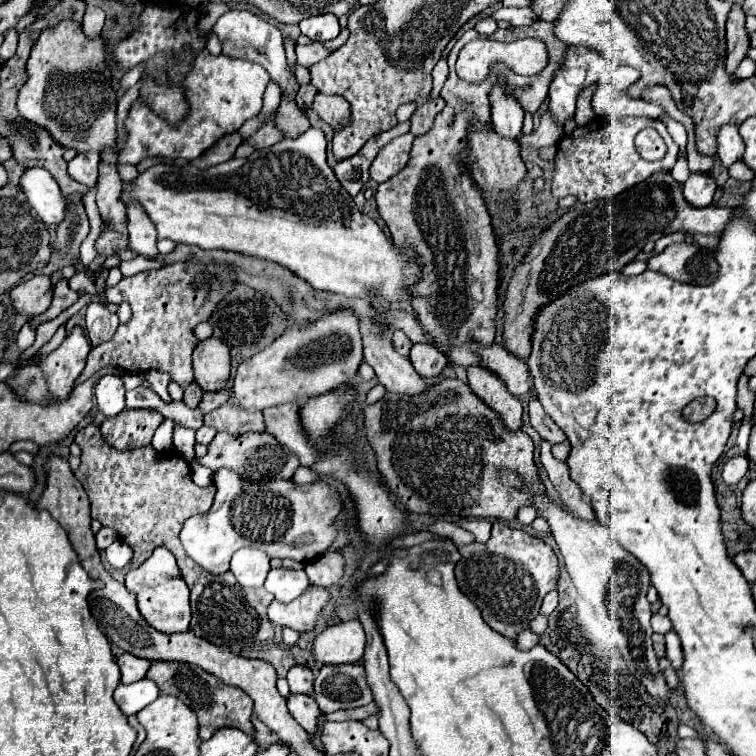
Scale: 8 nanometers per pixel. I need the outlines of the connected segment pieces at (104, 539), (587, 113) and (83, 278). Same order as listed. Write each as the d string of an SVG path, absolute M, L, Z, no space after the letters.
M101 528L101 530L95 534L95 540L97 540L97 548L99 548L99 550L105 550L107 546L111 546L111 544L117 540L117 532L111 530L111 528Z
M593 84L593 86L589 86L589 88L583 88L581 96L577 96L577 112L575 112L577 126L585 126L585 124L595 116L593 108L591 108L591 96L593 96L593 92L597 90L597 86L599 86L599 84Z
M83 266L71 280L69 280L69 288L71 290L85 290L85 292L89 292L89 294L95 294L95 280L89 276L89 272L87 272L87 268Z

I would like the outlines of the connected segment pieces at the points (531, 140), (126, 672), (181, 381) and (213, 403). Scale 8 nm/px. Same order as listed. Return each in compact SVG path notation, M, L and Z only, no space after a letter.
M545 110L541 114L541 126L529 134L529 136L521 136L519 138L519 146L521 152L525 152L527 148L543 148L543 146L553 146L559 142L559 138L563 136L563 126L559 126L553 116L549 116L549 110Z
M121 654L117 658L117 664L121 668L121 682L123 684L133 684L141 678L145 678L151 662L145 660L145 658L139 658L139 656L133 656L133 654Z
M177 262L159 270L147 270L129 278L123 278L117 286L107 290L107 298L113 302L129 300L133 316L127 324L121 324L115 336L95 348L91 348L87 366L77 382L89 380L103 366L119 366L127 372L161 370L171 374L171 380L181 388L193 382L191 352L197 346L193 328L199 322L209 320L217 304L233 290L235 272L227 264L201 264L201 262Z
M227 390L205 392L205 394L203 394L203 400L201 400L201 404L199 404L199 408L203 410L203 414L207 414L207 412L211 412L211 410L223 406L225 402L229 402L229 398L231 398L231 394L229 394Z

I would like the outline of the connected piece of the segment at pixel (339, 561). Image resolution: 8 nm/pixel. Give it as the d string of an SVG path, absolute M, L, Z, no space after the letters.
M325 552L319 558L305 564L305 572L311 580L311 584L317 586L333 586L343 578L345 572L345 560L339 552Z

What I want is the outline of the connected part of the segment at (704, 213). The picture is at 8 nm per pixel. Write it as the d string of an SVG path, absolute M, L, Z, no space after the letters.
M655 172L643 184L607 198L577 204L529 244L527 254L515 266L503 300L503 346L513 356L527 360L531 352L533 318L539 308L559 298L567 288L609 270L621 270L635 260L647 242L683 230L693 236L695 244L715 250L721 230L733 216L733 208L693 208L683 196L683 184L673 180L669 172Z

